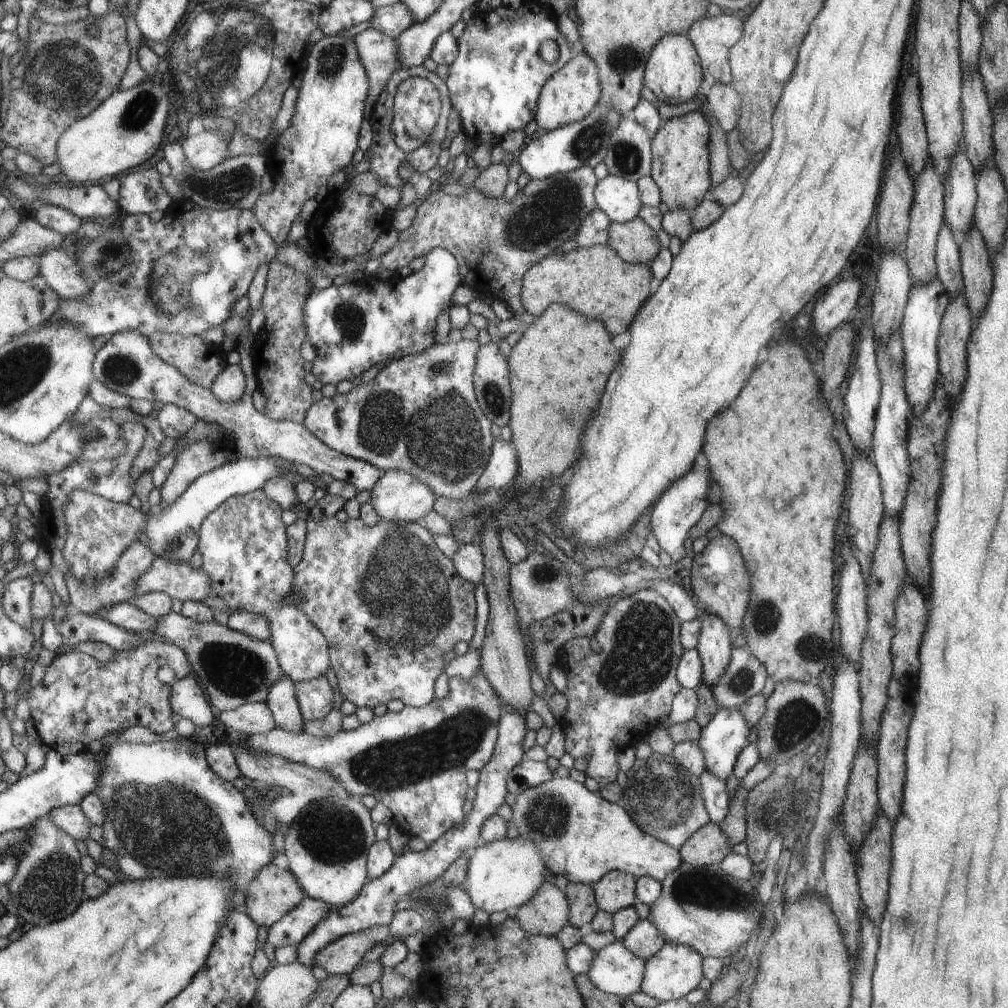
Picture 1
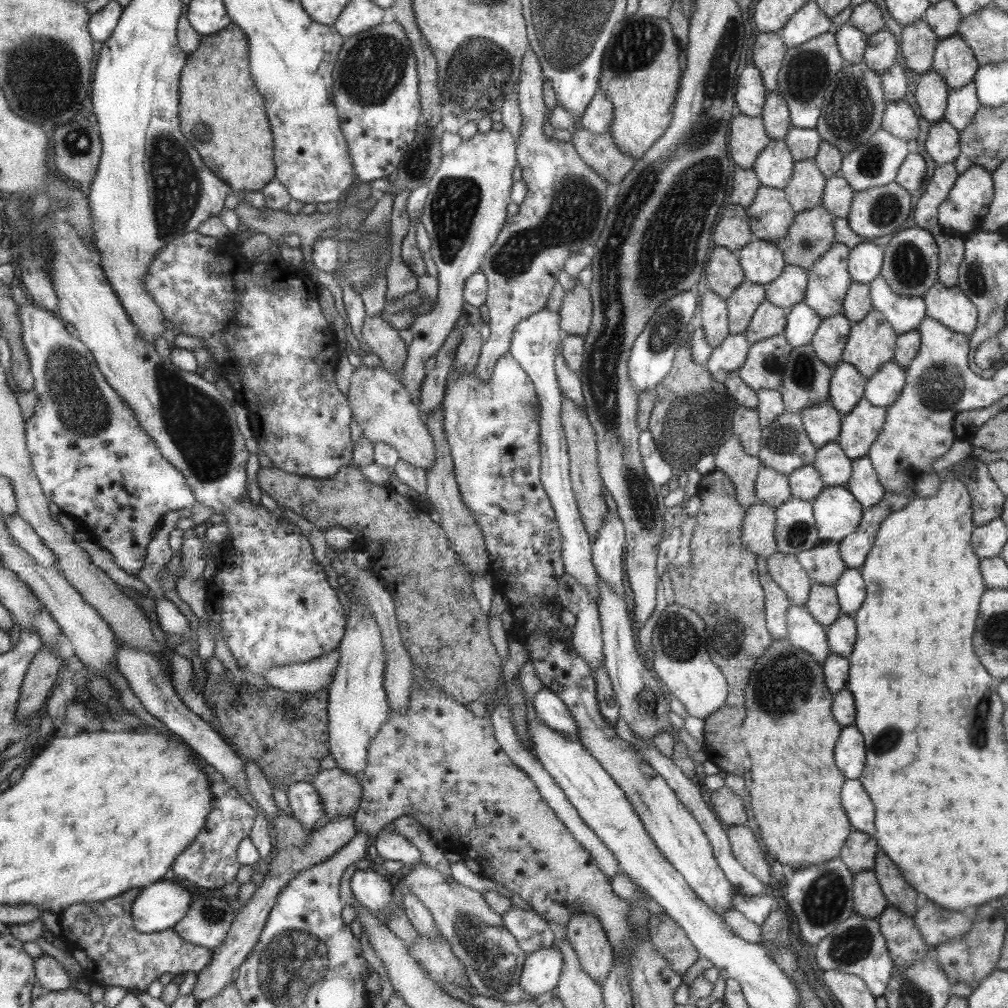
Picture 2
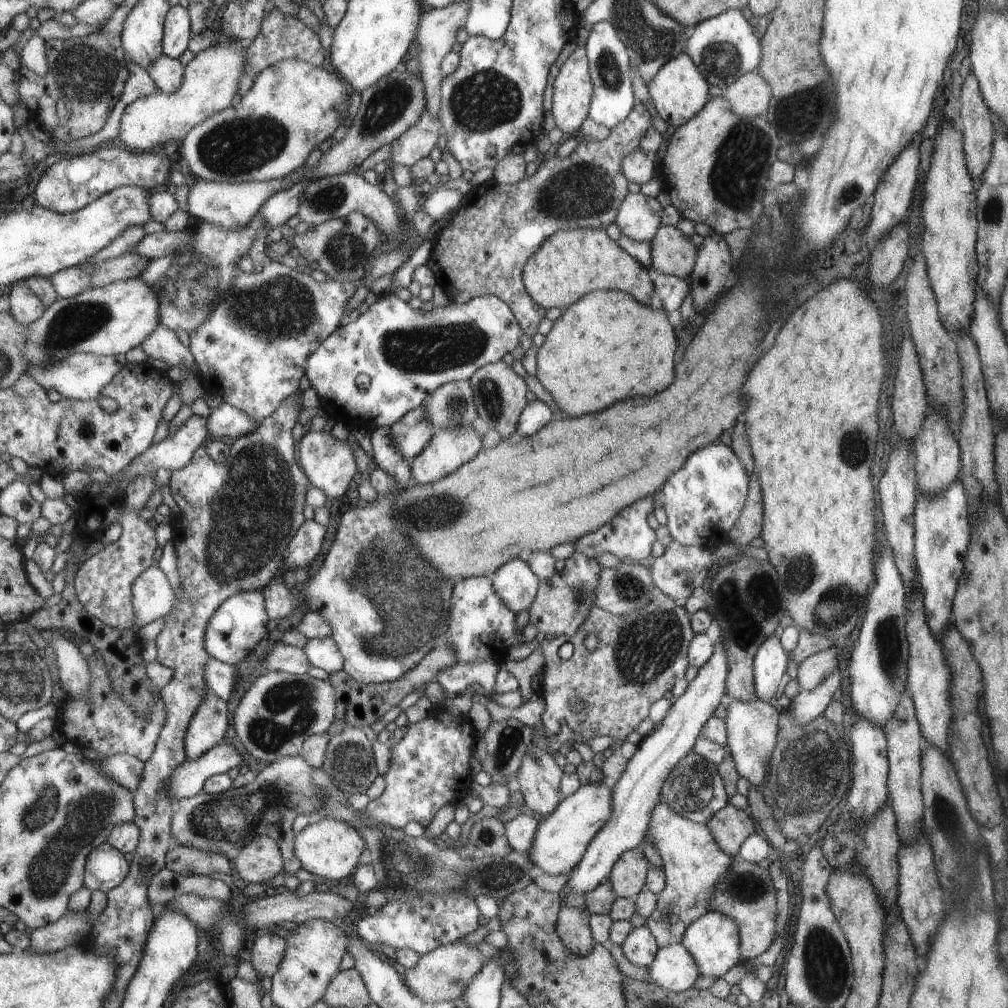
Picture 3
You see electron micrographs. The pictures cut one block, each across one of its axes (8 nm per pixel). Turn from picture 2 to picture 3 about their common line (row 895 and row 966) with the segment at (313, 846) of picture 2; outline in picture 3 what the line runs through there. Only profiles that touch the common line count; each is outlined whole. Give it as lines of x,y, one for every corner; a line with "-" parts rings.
270,931
258,933
251,943
246,957
260,977
272,977
282,963
286,951
286,939

